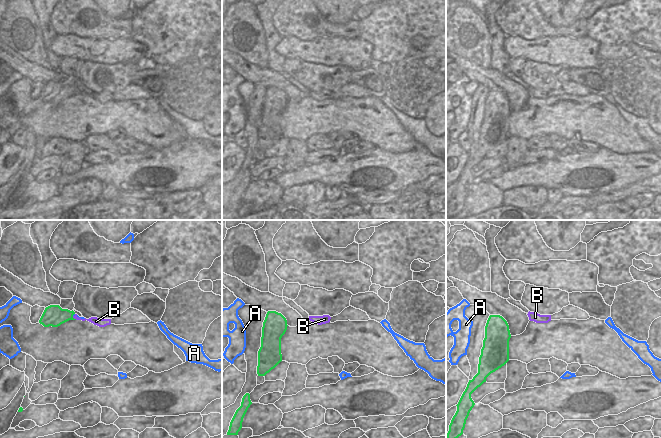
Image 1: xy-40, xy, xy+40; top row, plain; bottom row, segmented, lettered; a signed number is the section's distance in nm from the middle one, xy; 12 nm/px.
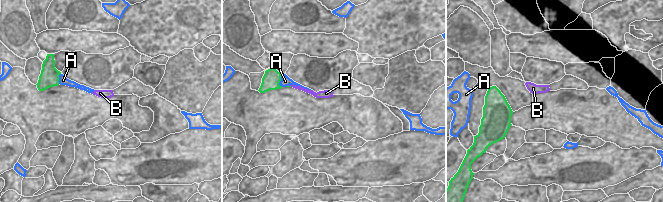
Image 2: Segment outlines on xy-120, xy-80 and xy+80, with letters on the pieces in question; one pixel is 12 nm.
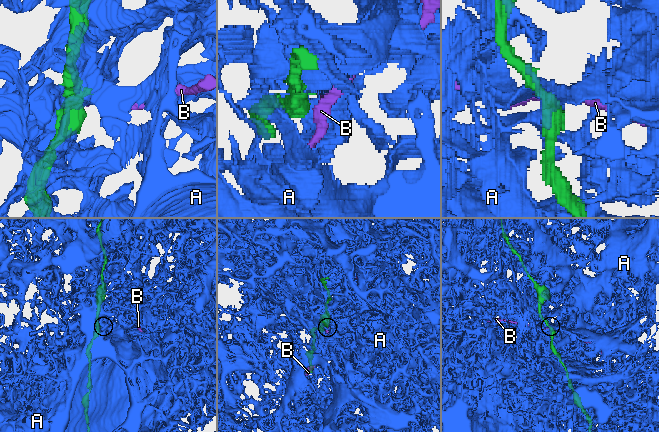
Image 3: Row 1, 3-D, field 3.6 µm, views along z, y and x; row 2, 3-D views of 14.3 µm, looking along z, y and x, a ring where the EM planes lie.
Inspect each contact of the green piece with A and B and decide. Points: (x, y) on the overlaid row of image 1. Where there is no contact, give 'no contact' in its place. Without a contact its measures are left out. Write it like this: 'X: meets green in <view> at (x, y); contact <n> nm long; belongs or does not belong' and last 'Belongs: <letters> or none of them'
A: meets green in xy-40 at (73, 314); contact 50 nm long; does not belong
B: meets green in xy-40 at (73, 318); contact 70 nm long; does not belong
Belongs: none of them

